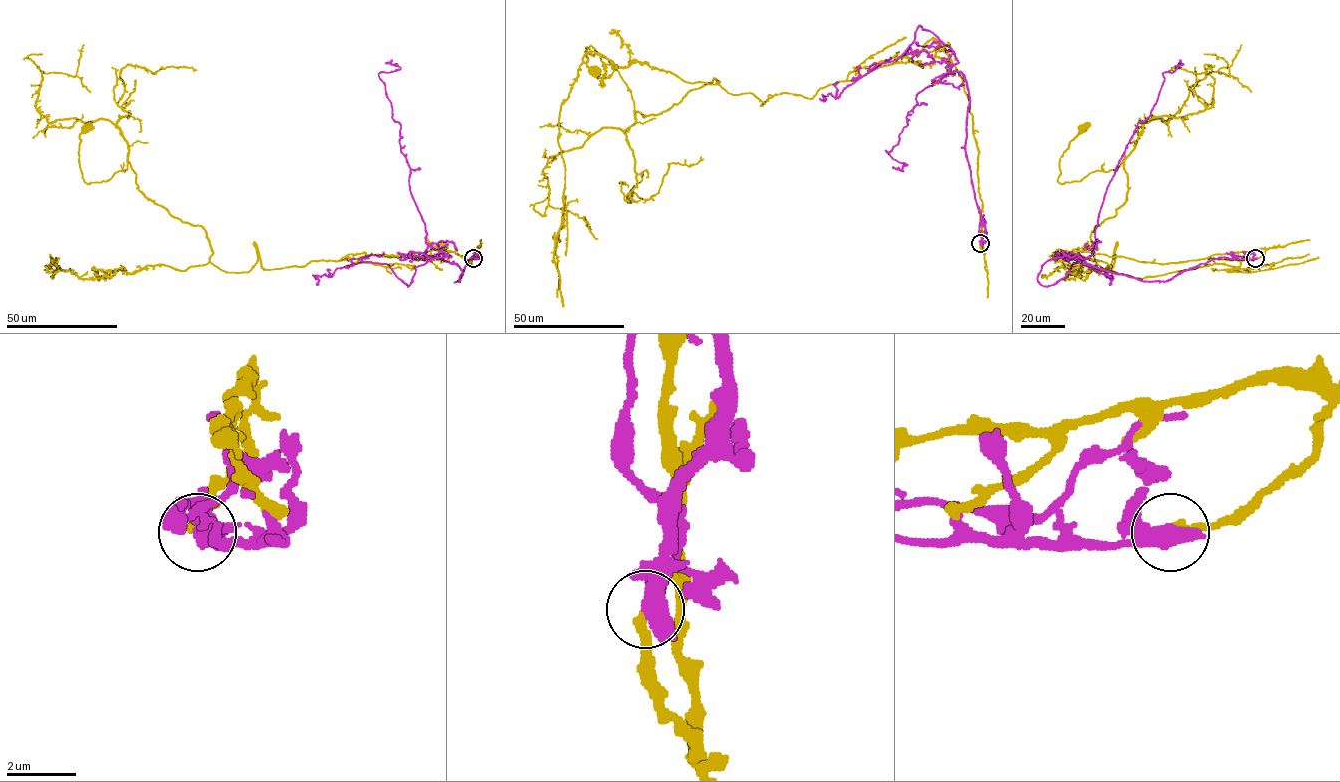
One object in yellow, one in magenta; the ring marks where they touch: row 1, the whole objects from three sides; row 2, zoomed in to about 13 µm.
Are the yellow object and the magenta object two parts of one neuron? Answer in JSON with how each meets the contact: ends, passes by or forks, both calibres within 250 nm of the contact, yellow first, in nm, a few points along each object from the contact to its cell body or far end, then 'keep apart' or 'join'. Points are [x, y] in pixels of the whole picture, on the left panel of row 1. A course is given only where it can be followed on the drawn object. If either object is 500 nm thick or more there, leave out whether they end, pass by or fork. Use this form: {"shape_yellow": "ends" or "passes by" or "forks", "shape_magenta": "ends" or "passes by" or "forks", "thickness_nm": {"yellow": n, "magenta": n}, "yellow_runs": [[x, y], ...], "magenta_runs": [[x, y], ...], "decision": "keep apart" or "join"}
{"thickness_nm": {"yellow": 260, "magenta": 650}, "yellow_runs": [[473, 258], [265, 269], [257, 251], [226, 272], [128, 162], [84, 181], [87, 127]], "magenta_runs": [[473, 258], [458, 281], [462, 272], [454, 263], [426, 254], [400, 124], [379, 74], [400, 68], [385, 62]], "decision": "keep apart"}

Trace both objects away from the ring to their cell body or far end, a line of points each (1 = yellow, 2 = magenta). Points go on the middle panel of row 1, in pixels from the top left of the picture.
1: (980, 243), (978, 148), (949, 60), (764, 103), (714, 79), (645, 116), (591, 45), (594, 70)
2: (980, 243), (961, 73), (935, 77), (916, 95), (898, 143), (886, 150), (907, 165), (892, 166)

